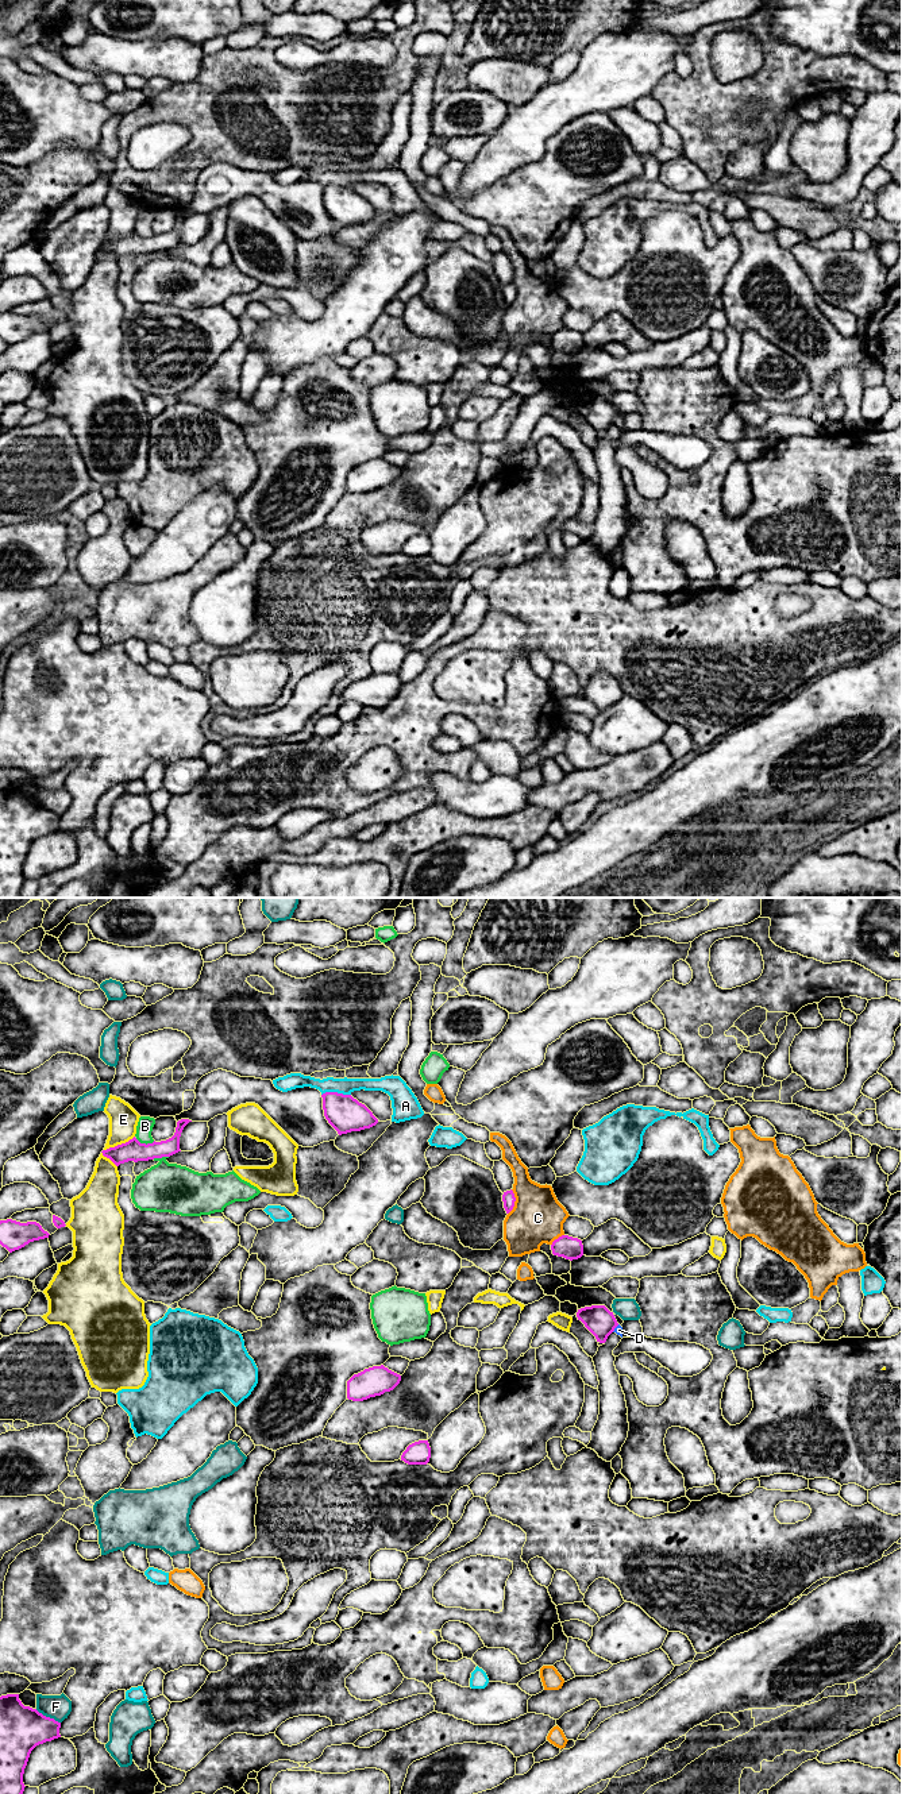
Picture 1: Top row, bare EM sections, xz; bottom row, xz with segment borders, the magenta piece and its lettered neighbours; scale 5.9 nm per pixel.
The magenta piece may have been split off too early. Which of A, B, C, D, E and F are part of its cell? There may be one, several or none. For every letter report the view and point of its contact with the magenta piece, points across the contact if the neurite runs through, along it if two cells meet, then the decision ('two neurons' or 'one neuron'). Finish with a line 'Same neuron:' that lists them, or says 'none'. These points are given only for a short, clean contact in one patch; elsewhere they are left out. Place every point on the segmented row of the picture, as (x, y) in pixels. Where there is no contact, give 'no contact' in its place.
A: xz (335, 1092) | two neurons
B: xz (145, 1144) | two neurons
C: xz (515, 1200) | two neurons
D: xz (615, 1327) | across xz (597, 1319), (615, 1327), (619, 1330) | one neuron
E: xz (119, 1145) | two neurons
F: xz (47, 1717) | two neurons
Same neuron: D

